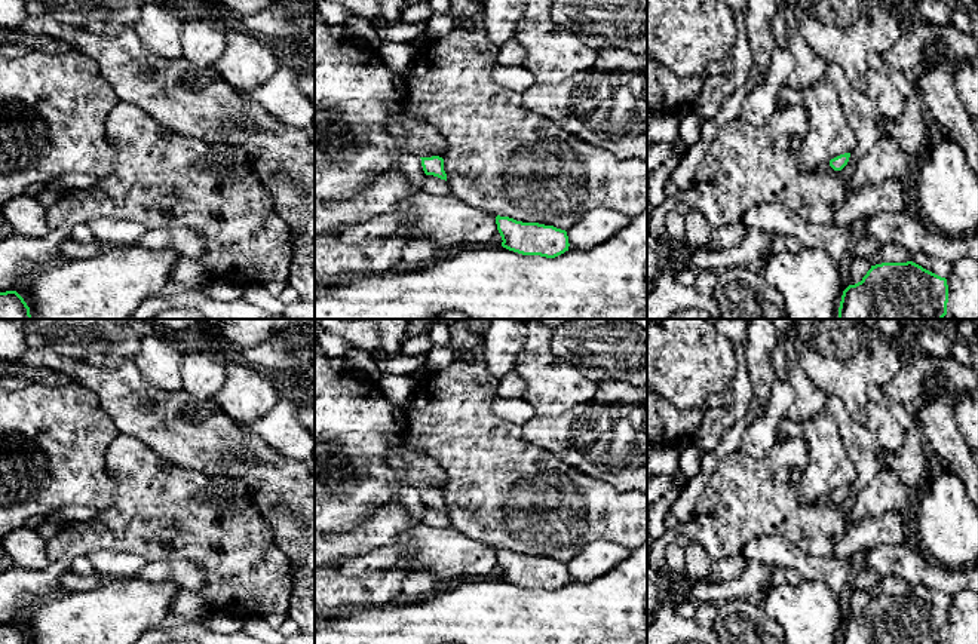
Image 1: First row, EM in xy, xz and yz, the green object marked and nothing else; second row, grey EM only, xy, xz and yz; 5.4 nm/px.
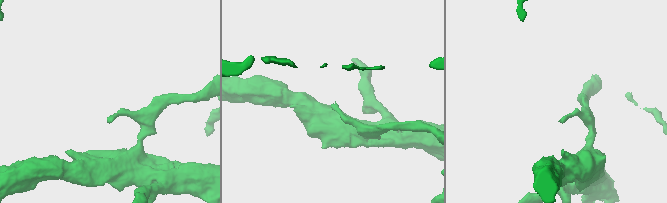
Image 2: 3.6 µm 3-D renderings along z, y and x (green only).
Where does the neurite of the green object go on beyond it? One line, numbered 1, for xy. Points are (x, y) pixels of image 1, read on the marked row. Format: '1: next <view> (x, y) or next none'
1: next none

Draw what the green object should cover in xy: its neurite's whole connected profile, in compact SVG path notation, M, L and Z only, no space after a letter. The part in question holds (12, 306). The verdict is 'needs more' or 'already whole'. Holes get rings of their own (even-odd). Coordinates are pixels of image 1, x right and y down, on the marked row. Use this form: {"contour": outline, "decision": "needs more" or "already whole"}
{"contour": "M16 291L0 292L0 319L33 319L30 307Z", "decision": "already whole"}

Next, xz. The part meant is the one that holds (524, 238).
{"contour": "M496 217L497 230L502 236L502 246L522 254L555 258L568 251L565 230L539 223L522 223L509 217Z", "decision": "already whole"}

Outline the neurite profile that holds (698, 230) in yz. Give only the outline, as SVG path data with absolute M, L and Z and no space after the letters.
M690 209L684 217L687 242L696 245L708 245L712 229L702 214Z

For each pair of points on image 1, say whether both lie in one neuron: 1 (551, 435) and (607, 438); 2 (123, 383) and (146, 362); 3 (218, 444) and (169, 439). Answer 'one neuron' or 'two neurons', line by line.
1: one neuron
2: two neurons
3: one neuron

